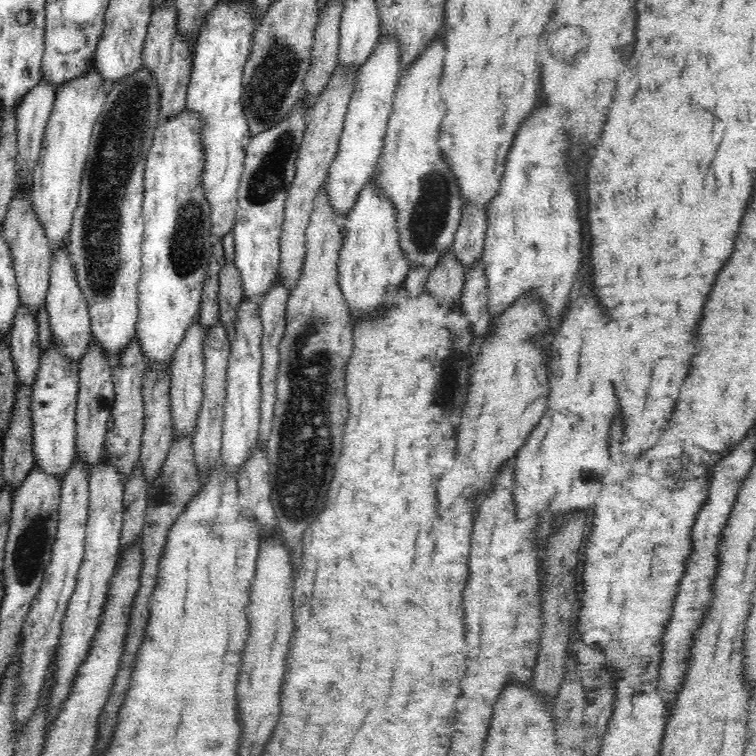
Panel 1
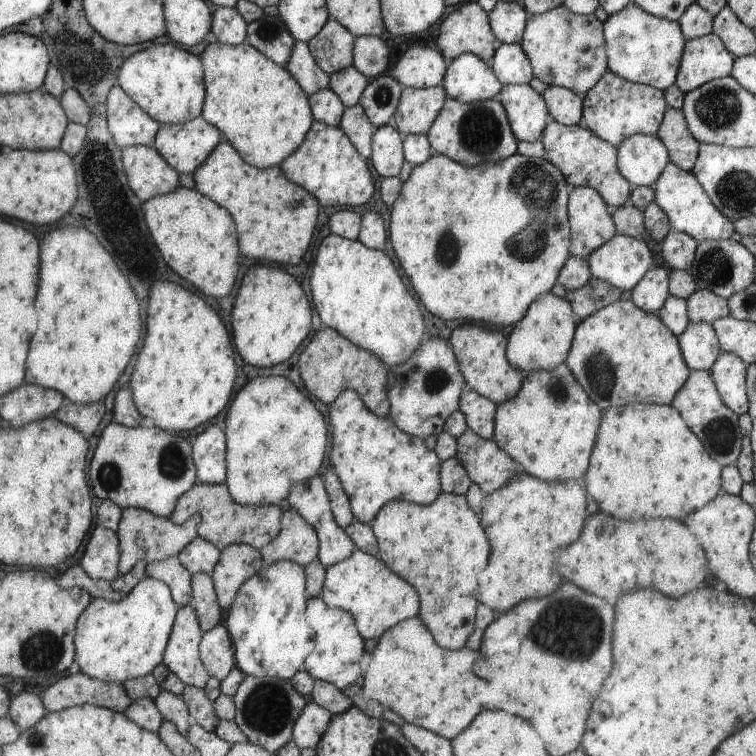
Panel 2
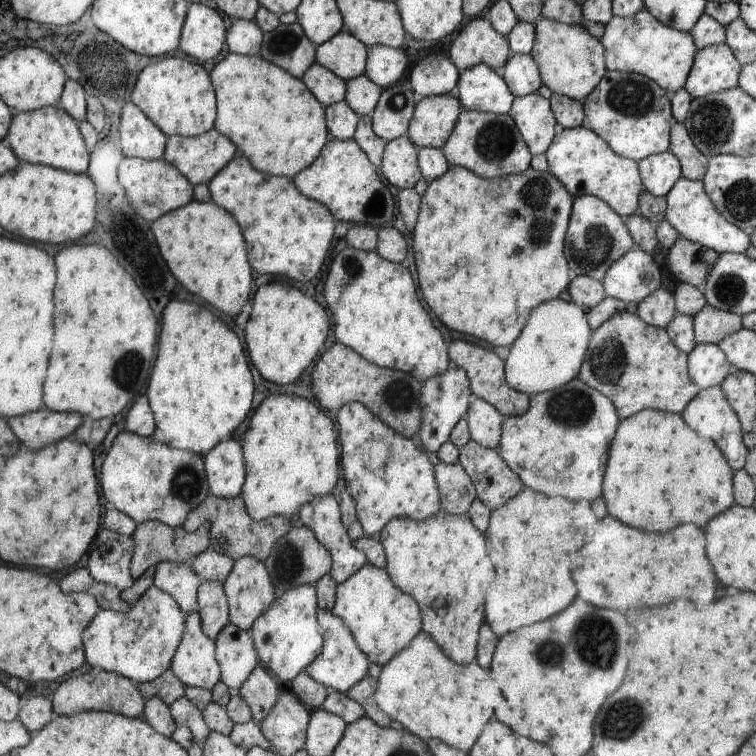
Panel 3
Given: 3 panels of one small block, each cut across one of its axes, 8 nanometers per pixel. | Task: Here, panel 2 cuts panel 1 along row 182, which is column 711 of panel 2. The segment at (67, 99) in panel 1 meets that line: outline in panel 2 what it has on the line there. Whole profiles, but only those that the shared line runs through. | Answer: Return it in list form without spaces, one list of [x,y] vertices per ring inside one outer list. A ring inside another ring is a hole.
[[[714,33],[687,40],[675,85],[687,95],[711,80],[728,77],[736,59]]]

